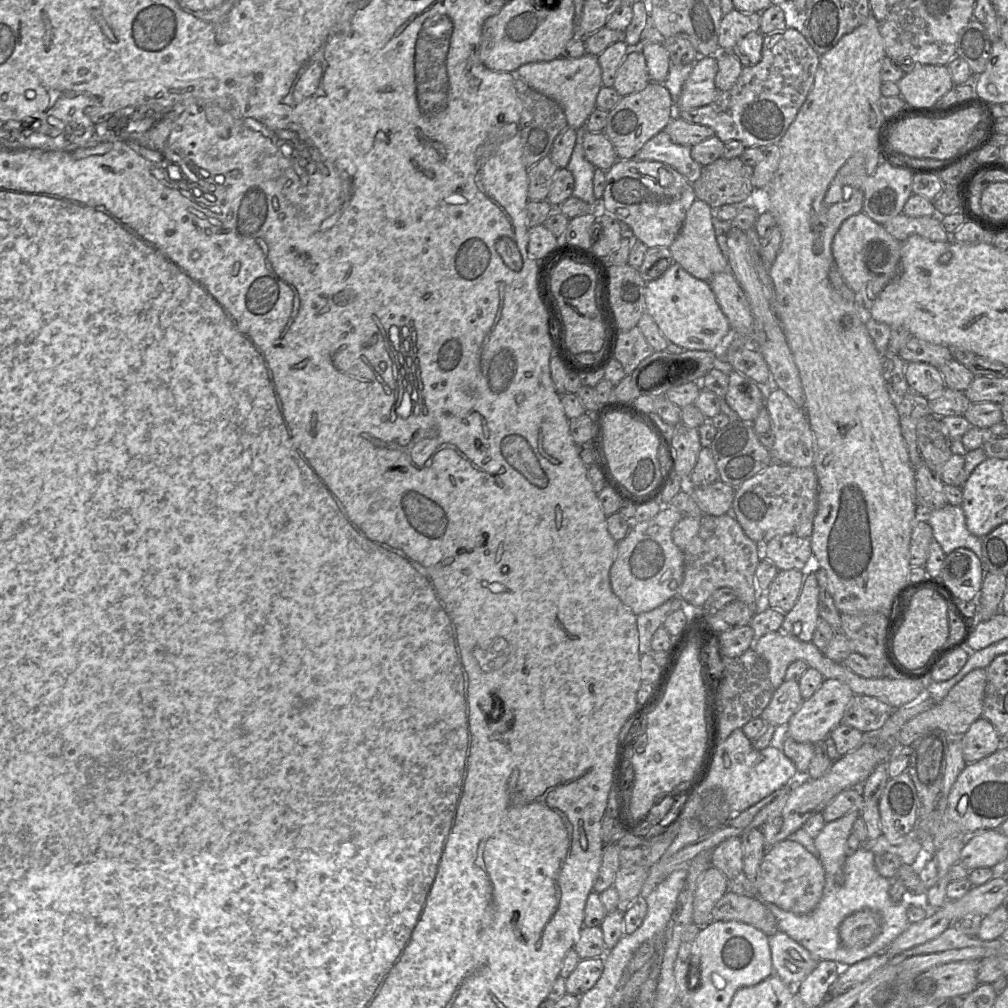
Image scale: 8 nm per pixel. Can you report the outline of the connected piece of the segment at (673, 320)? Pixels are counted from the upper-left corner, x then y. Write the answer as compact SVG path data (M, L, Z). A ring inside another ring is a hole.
M678 263L672 265L657 279L646 282L646 312L652 316L662 335L685 350L720 351L731 337L731 329L726 316L720 309L709 281L693 277Z

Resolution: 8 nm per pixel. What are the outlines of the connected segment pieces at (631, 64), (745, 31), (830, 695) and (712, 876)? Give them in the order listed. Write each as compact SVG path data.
M631 51L621 62L613 88L620 96L640 92L651 82L642 51Z
M735 9L724 15L718 35L720 51L732 51L743 37L758 32L760 16L761 13L742 13Z
M824 679L816 692L809 699L803 701L801 707L789 719L781 734L786 734L797 742L812 745L821 744L832 730L842 723L845 710L854 695L847 684L837 679Z
M710 866L700 877L693 901L693 924L703 927L711 922L711 912L719 899L730 889L723 873Z

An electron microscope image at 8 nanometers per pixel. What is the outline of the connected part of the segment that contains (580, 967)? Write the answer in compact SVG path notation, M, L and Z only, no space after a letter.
M603 957L582 959L565 980L566 993L581 996L597 982L604 968Z

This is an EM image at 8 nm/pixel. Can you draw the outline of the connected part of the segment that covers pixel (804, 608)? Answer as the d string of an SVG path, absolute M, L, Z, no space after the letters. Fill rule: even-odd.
M815 566L805 571L800 595L793 609L785 614L781 631L803 642L811 642L819 620L819 585Z

